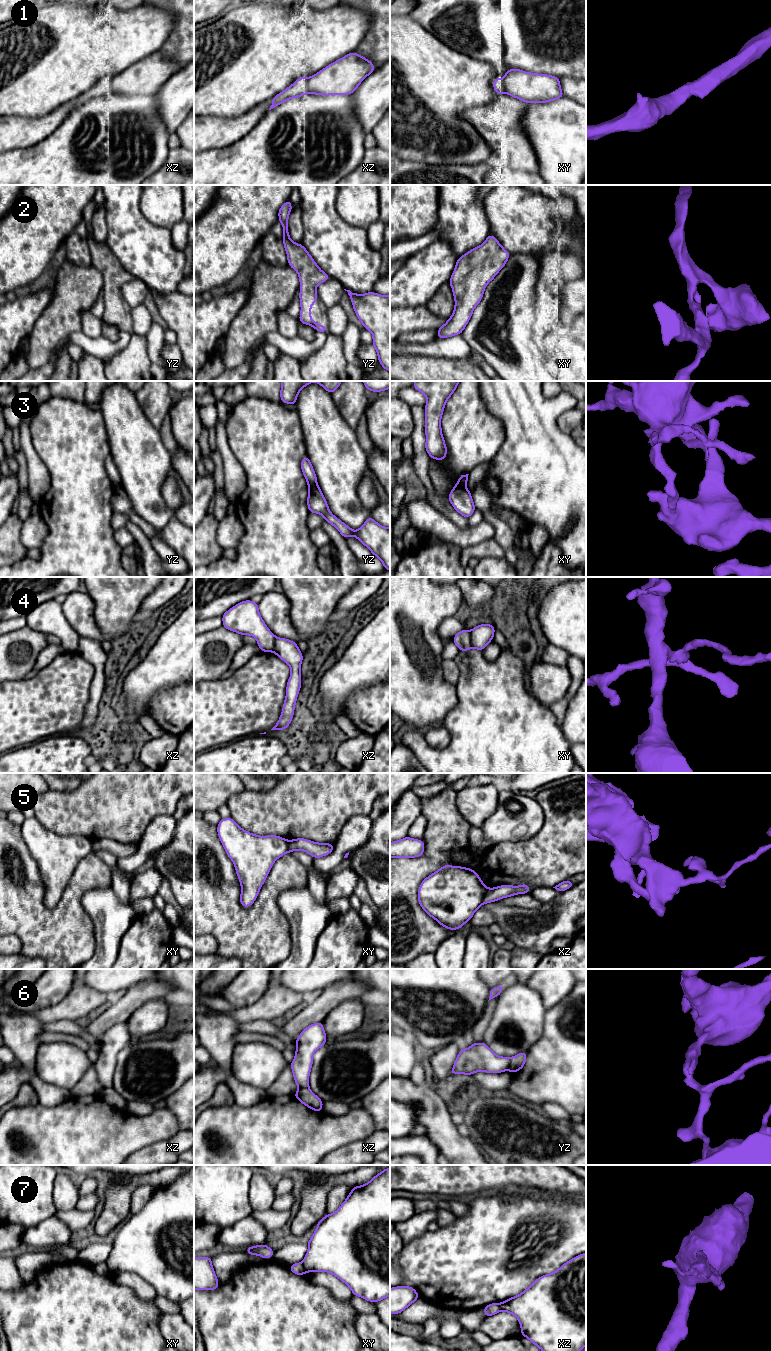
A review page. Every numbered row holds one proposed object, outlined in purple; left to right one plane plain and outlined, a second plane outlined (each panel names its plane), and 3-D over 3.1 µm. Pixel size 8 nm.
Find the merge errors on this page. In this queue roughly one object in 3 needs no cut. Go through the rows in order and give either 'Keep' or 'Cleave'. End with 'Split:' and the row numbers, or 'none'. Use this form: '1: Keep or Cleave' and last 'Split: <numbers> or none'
1: Keep
2: Keep
3: Cleave
4: Cleave
5: Cleave
6: Cleave
7: Cleave
Split: 3, 4, 5, 6, 7

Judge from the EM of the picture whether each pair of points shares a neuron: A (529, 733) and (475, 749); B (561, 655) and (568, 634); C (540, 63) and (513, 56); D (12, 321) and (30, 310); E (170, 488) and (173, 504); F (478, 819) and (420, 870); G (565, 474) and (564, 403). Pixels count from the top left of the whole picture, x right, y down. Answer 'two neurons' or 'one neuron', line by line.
A: one neuron
B: two neurons
C: one neuron
D: one neuron
E: one neuron
F: two neurons
G: one neuron

